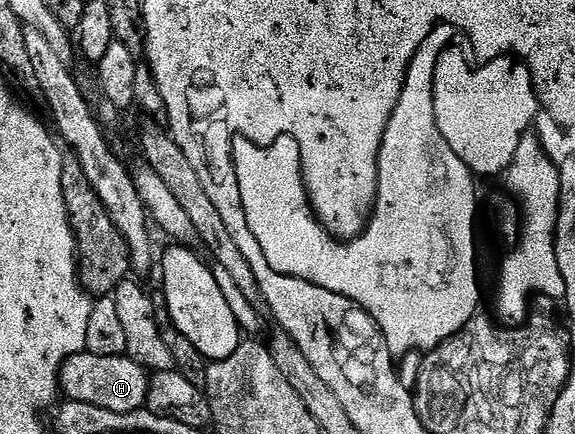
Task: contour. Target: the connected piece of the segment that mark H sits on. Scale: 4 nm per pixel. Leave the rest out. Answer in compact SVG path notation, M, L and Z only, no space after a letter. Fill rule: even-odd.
M81 352L68 357L59 369L59 388L69 401L93 403L93 407L105 407L105 411L137 411L147 403L148 370L138 365L133 358L106 357Z

